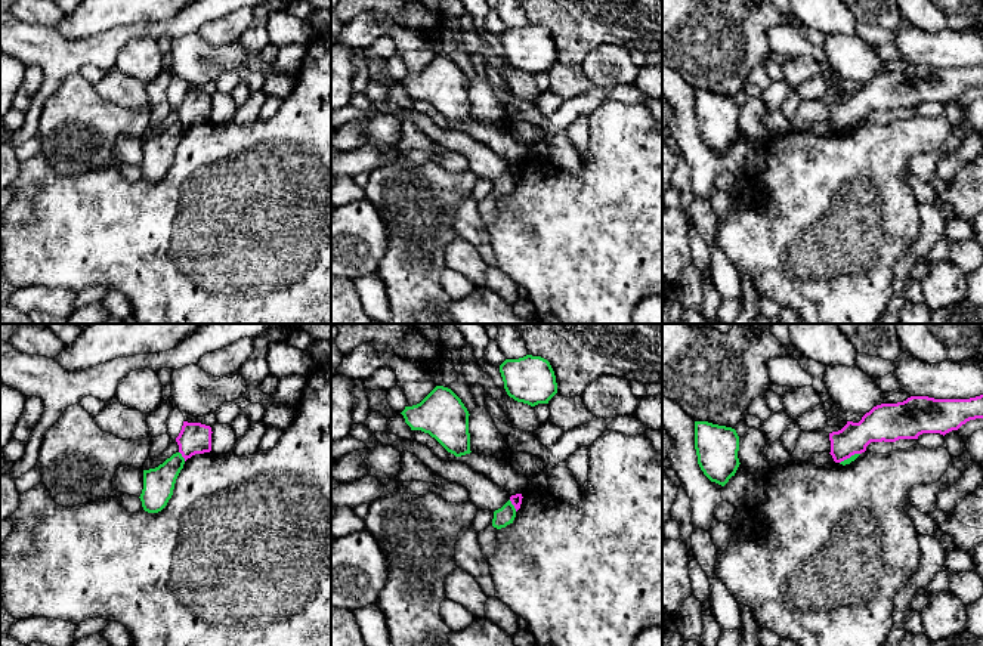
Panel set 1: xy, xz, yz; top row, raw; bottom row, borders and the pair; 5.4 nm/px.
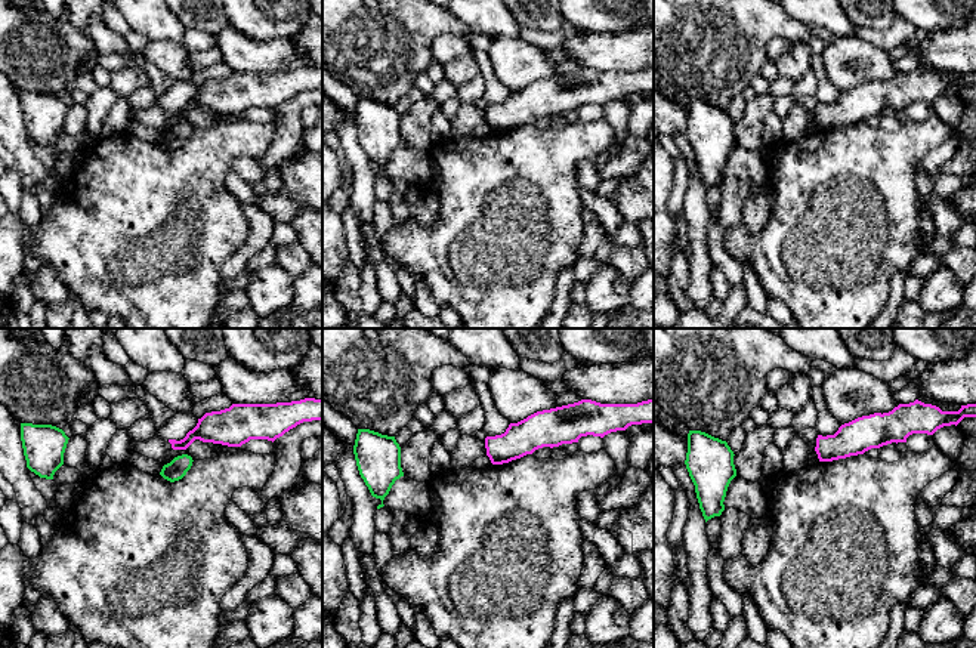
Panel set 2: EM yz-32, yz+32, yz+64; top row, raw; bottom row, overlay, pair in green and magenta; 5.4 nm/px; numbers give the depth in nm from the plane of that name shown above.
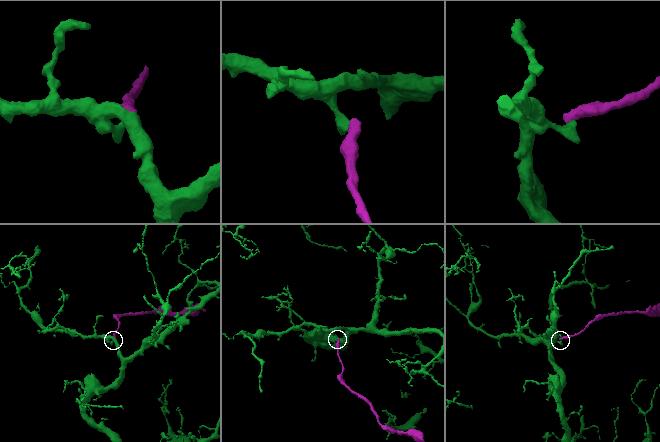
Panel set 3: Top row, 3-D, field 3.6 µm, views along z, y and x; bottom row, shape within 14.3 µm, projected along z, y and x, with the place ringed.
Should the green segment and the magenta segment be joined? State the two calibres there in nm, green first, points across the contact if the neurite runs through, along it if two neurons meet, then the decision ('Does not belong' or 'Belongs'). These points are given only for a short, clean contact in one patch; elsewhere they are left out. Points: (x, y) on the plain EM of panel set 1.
Thickness 100 nm (green) against 60 nm. Boundary: xz (509, 169), (516, 179). Does not belong

